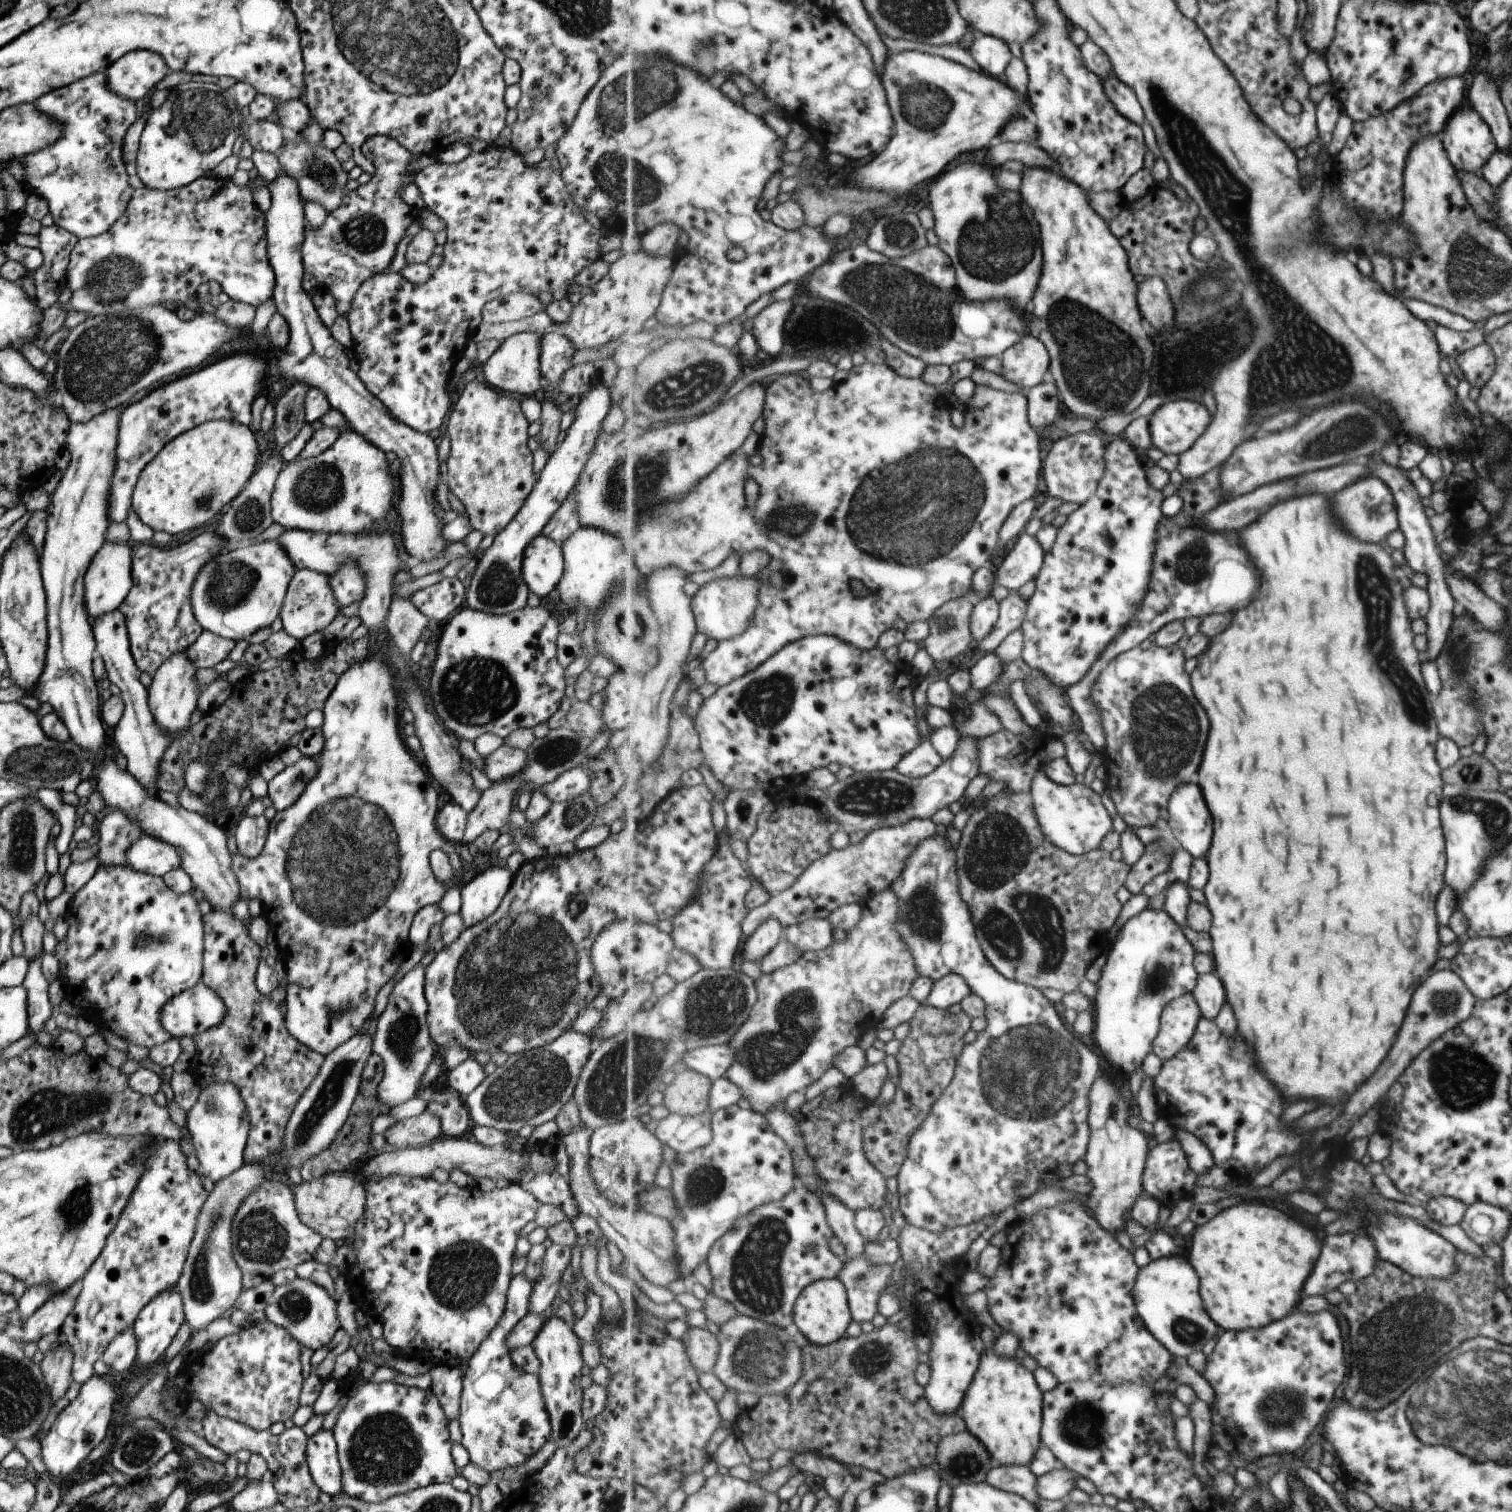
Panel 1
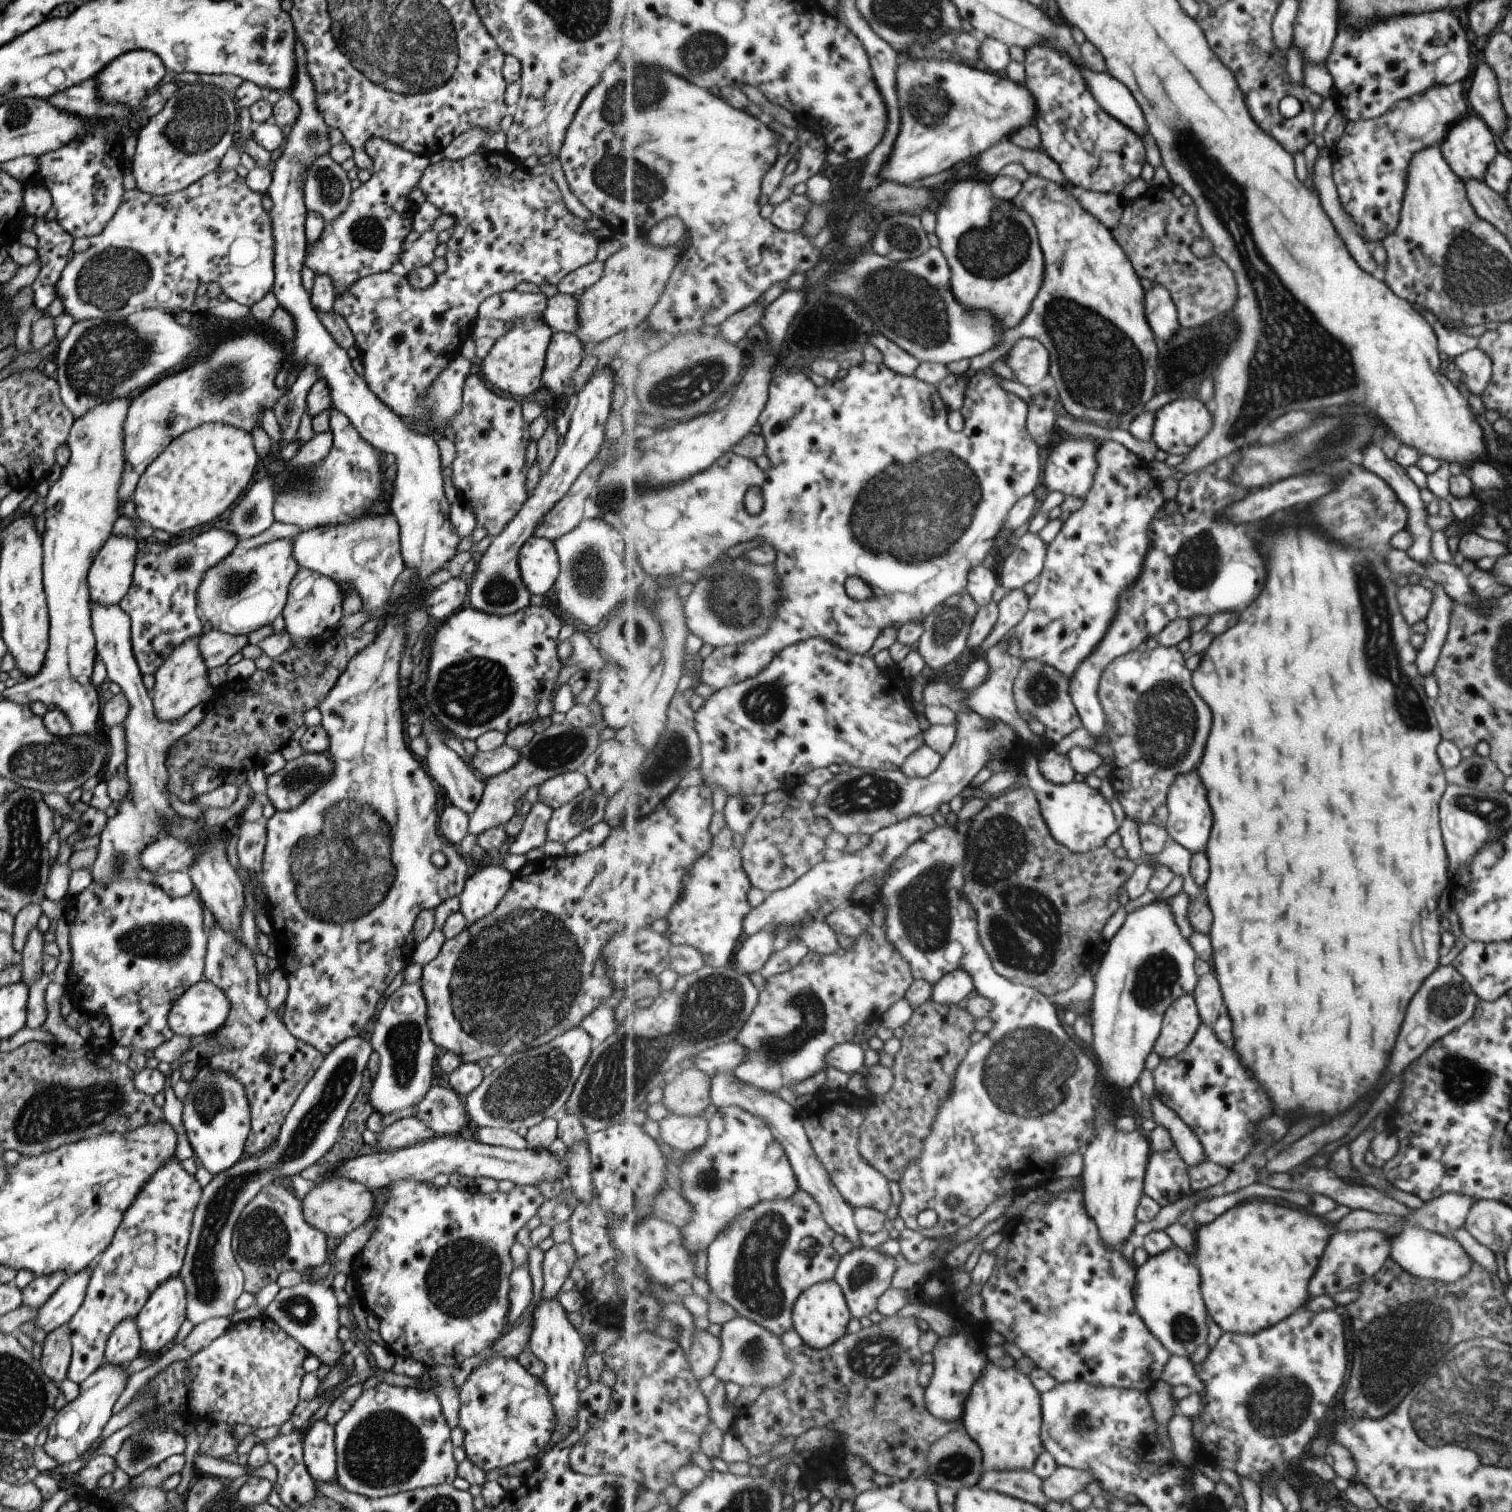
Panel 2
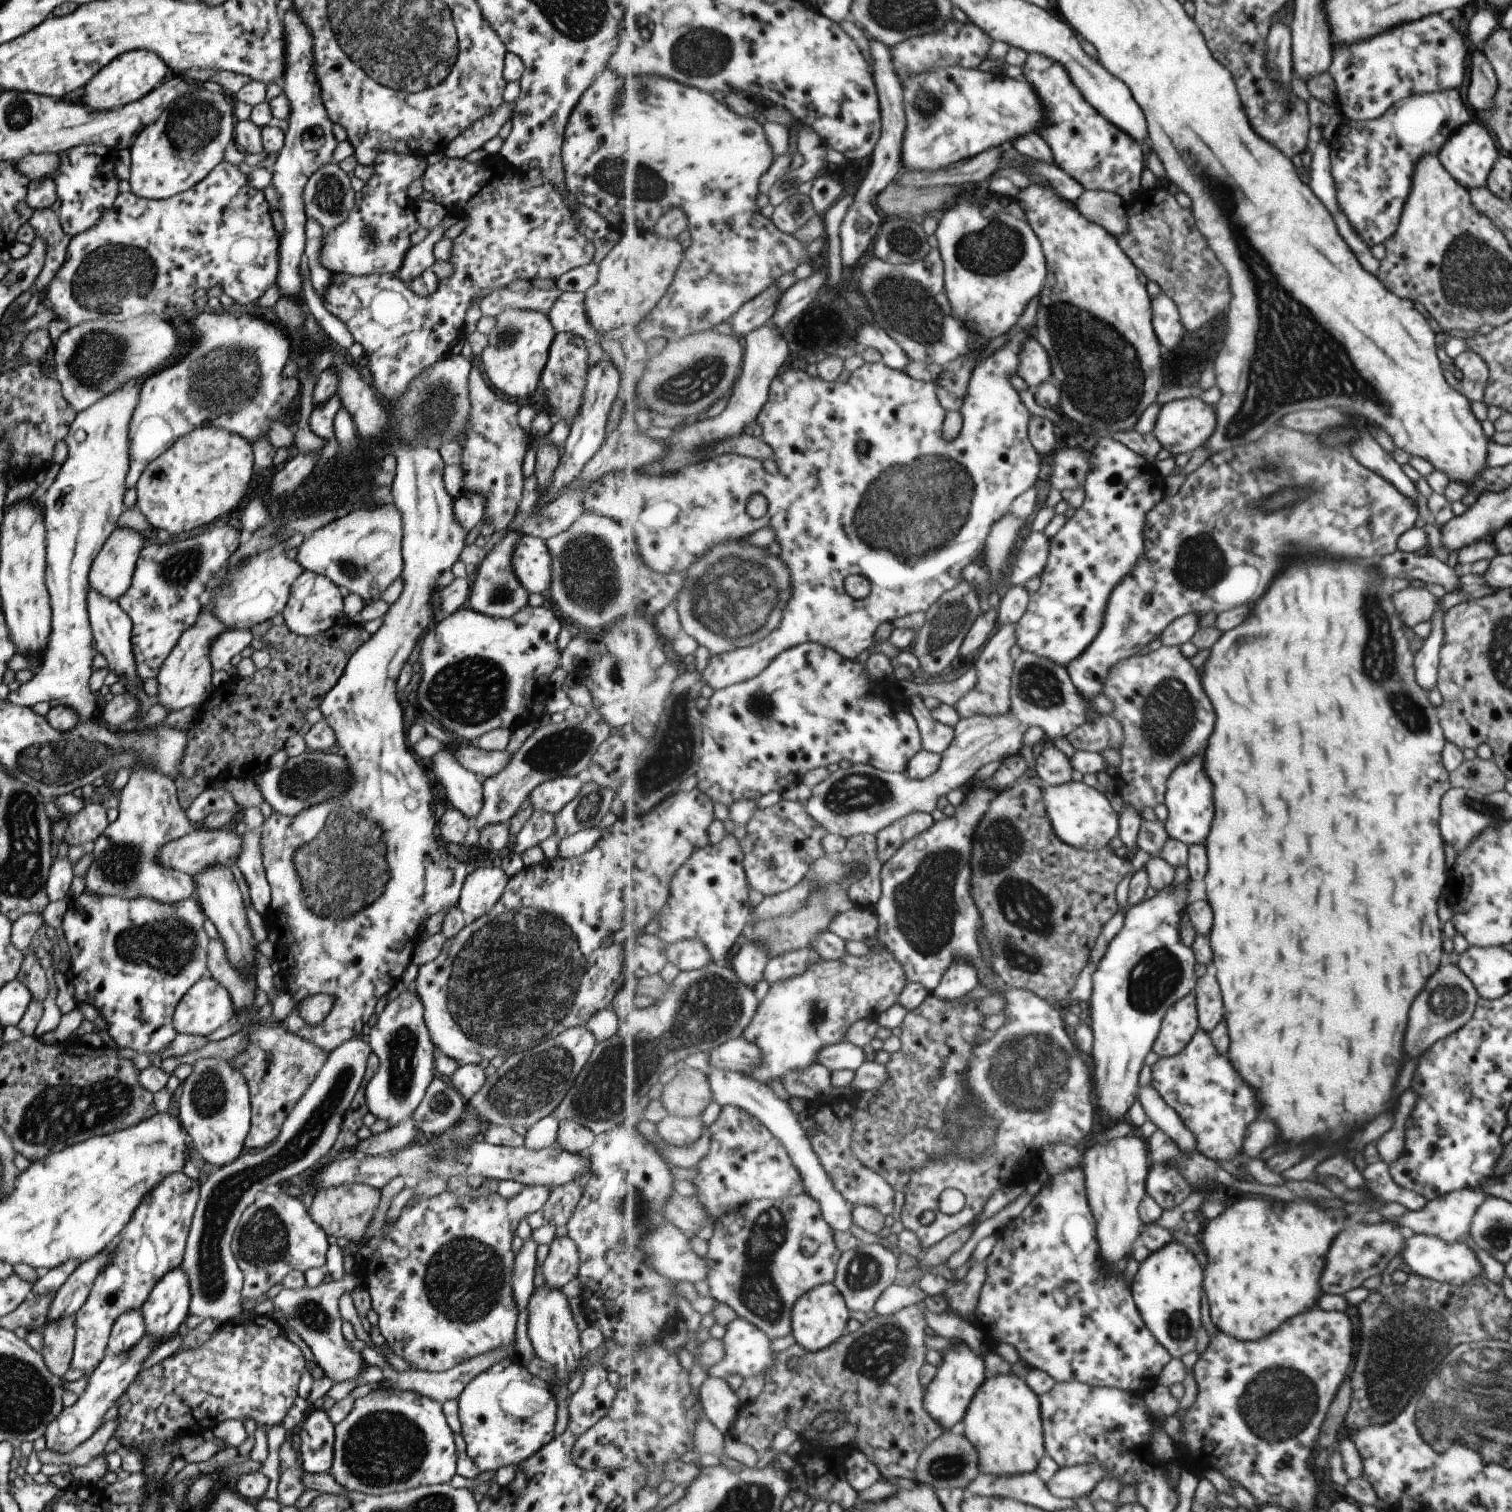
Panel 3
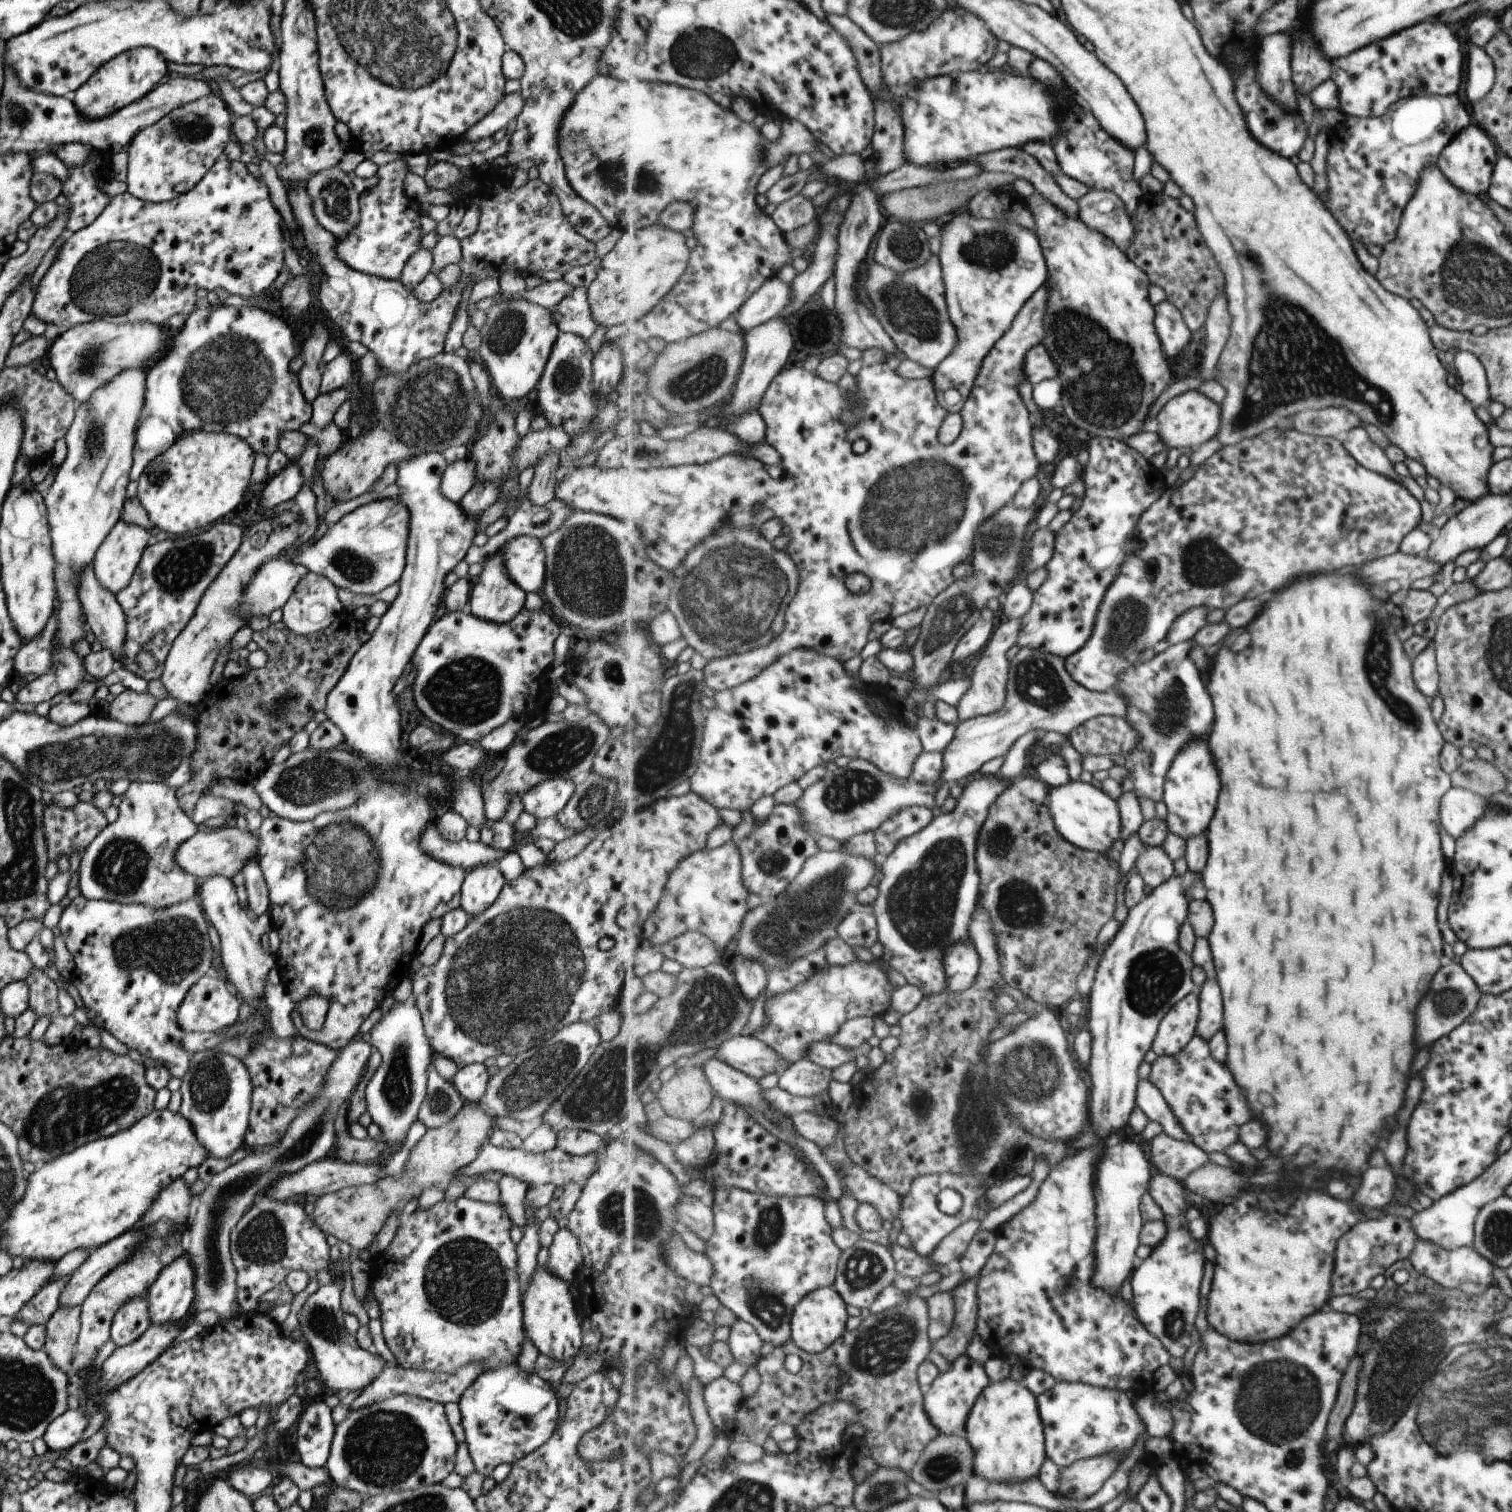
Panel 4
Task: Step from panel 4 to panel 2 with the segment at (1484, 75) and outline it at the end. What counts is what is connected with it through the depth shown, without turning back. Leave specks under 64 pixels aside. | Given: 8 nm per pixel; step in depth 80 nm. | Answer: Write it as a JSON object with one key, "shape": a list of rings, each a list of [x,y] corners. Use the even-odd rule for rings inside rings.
{"shape":[[[1485,61],[1478,62],[1473,70],[1466,102],[1489,126],[1498,142],[1504,129],[1505,115],[1499,100],[1496,76]]]}

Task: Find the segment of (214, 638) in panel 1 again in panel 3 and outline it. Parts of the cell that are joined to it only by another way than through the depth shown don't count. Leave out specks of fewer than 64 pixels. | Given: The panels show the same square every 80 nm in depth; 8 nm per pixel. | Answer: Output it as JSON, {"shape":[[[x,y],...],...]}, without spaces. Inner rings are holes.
{"shape":[[[233,629],[220,634],[209,647],[209,660],[212,670],[227,668],[229,660],[243,650],[253,639],[250,629]]]}

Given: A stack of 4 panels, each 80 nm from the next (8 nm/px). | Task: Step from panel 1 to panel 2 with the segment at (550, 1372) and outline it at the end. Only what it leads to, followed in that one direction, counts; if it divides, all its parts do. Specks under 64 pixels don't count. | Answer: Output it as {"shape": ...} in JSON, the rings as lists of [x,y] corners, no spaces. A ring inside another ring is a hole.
{"shape":[[[555,1297],[550,1298],[549,1300],[543,1299],[539,1301],[532,1313],[531,1313],[531,1322],[530,1322],[530,1331],[528,1334],[527,1346],[529,1350],[544,1364],[545,1370],[541,1378],[543,1386],[548,1392],[548,1397],[550,1403],[553,1405],[553,1410],[556,1416],[556,1430],[561,1434],[561,1439],[569,1434],[569,1431],[574,1427],[576,1423],[576,1410],[577,1410],[577,1397],[578,1391],[575,1387],[575,1382],[578,1378],[577,1372],[581,1368],[581,1364],[585,1360],[586,1346],[582,1342],[582,1338],[577,1329],[569,1323],[566,1312],[561,1307],[561,1304],[555,1299]]]}

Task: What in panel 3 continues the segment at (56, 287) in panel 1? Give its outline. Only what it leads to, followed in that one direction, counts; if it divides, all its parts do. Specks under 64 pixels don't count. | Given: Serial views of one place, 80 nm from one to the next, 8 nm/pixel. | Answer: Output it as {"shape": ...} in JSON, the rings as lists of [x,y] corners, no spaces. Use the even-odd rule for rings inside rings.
{"shape":[[[50,208],[34,210],[29,217],[28,223],[34,230],[34,234],[44,238],[46,242],[44,265],[35,282],[40,301],[46,284],[52,279],[57,268],[65,260],[66,248],[70,236],[62,231],[58,216]]]}

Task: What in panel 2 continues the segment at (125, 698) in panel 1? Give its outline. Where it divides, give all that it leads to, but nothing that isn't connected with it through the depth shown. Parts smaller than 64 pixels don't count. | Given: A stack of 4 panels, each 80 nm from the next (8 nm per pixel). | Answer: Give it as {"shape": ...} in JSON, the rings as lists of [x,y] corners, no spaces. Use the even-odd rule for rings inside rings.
{"shape":[[[90,603],[90,627],[94,634],[94,647],[96,657],[101,659],[106,668],[106,676],[110,681],[119,685],[121,693],[125,695],[128,702],[128,713],[122,722],[124,728],[126,759],[124,761],[126,768],[126,781],[128,782],[128,793],[125,798],[119,801],[115,815],[108,817],[103,830],[98,834],[94,843],[96,847],[96,857],[91,869],[89,870],[92,881],[100,885],[108,885],[114,879],[133,879],[140,872],[139,855],[143,851],[140,847],[141,842],[150,838],[165,836],[166,826],[176,816],[168,799],[168,774],[165,768],[166,752],[174,742],[193,730],[204,715],[204,703],[194,706],[189,712],[178,719],[172,721],[162,721],[155,716],[152,700],[142,683],[142,675],[139,672],[135,662],[131,643],[130,643],[130,620],[128,614],[119,608],[119,605],[102,605],[99,603]]]}

